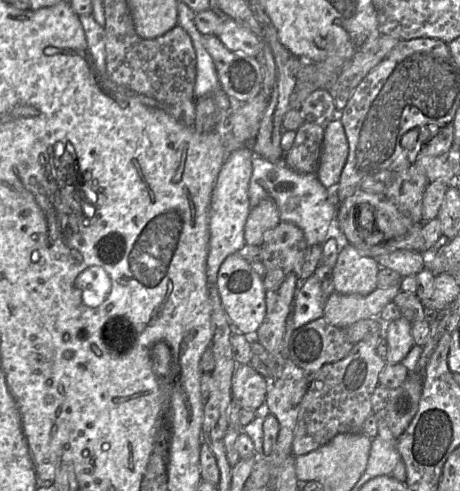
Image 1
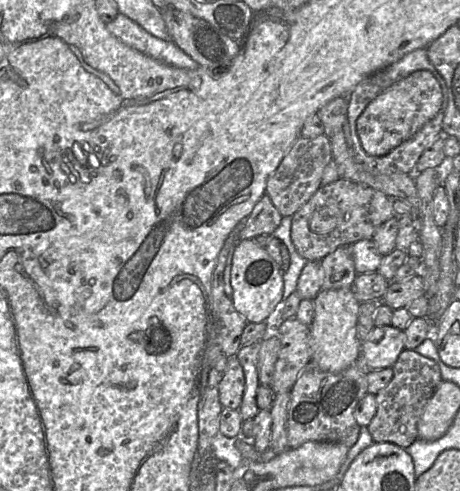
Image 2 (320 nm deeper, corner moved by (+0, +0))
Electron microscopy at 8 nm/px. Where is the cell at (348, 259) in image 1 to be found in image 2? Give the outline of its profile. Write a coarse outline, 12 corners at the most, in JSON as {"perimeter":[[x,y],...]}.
{"perimeter":[[322,289],[310,325],[311,361],[325,372],[360,362],[360,302]]}

